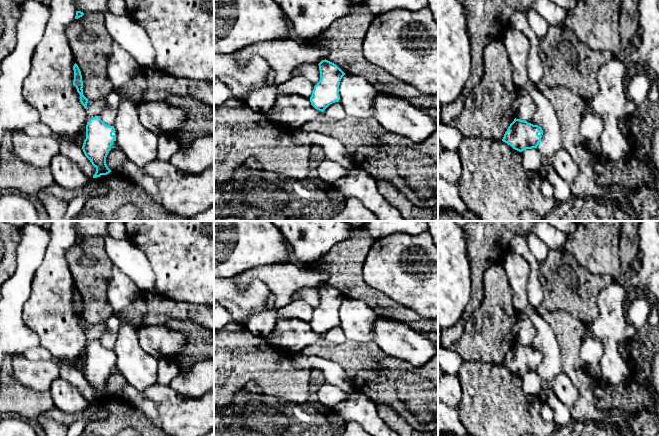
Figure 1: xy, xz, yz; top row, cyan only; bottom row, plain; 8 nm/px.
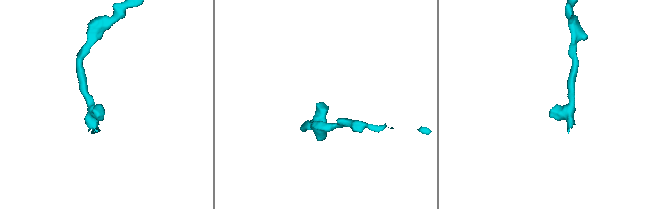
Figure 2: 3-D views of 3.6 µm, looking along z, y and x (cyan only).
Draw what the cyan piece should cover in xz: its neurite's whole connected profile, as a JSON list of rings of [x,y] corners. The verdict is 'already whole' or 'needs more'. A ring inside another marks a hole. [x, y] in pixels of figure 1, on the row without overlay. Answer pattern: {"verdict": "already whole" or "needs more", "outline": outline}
{"verdict": "already whole", "outline": [[[322,284],[319,288],[320,304],[310,321],[311,329],[323,336],[330,328],[339,326],[339,309],[345,297],[334,287]]]}

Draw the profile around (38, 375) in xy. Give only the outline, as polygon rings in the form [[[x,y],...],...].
[[[12,354],[10,360],[13,379],[37,392],[49,391],[52,382],[59,377],[60,365],[68,364],[54,357],[33,361],[21,354]]]

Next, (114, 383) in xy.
[[[113,374],[109,375],[106,388],[111,395],[121,392],[122,399],[139,409],[166,436],[202,436],[214,429],[214,390],[199,398],[188,397],[169,385],[158,383],[138,391],[122,375]]]

